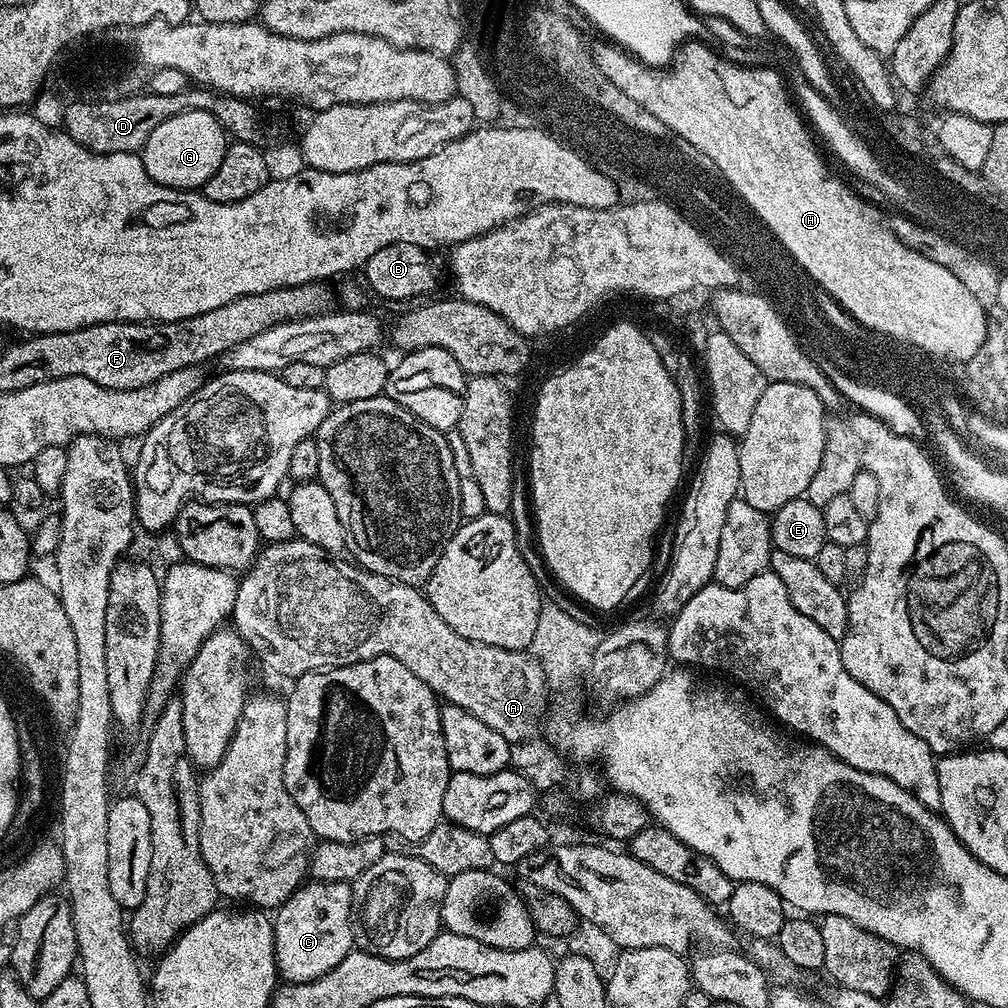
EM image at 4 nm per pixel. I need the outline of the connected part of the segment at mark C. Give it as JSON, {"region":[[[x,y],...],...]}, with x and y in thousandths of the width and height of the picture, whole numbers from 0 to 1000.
{"region":[[[314,873],[299,877],[291,889],[273,902],[270,922],[274,962],[279,973],[295,976],[319,970],[351,940],[348,876]]]}

